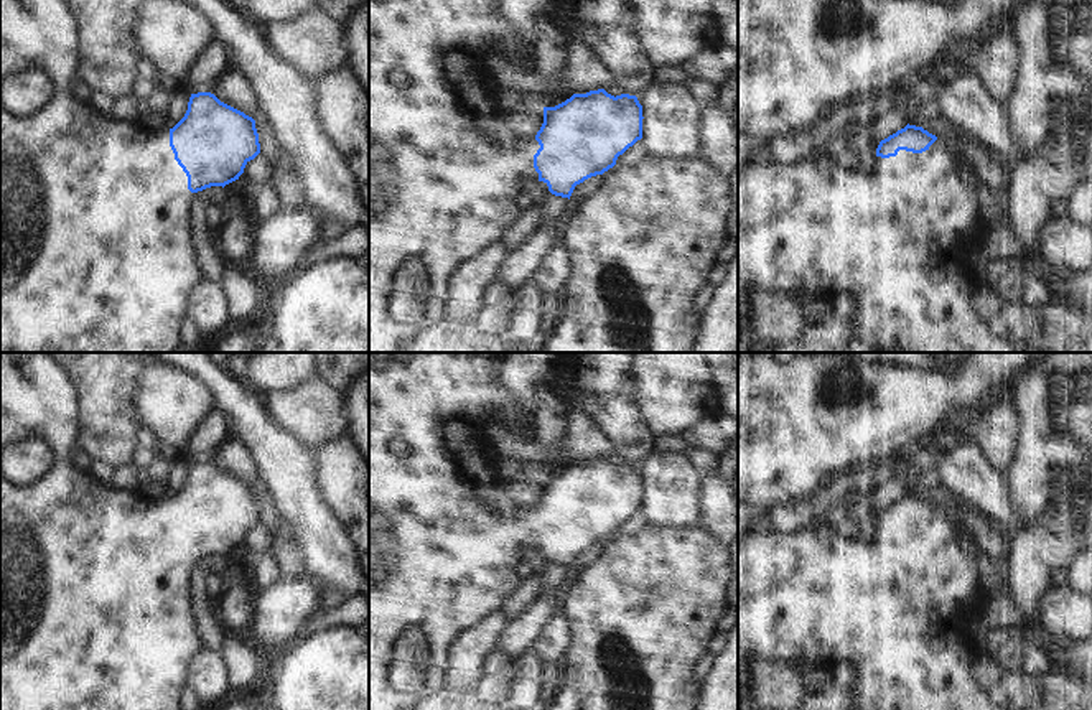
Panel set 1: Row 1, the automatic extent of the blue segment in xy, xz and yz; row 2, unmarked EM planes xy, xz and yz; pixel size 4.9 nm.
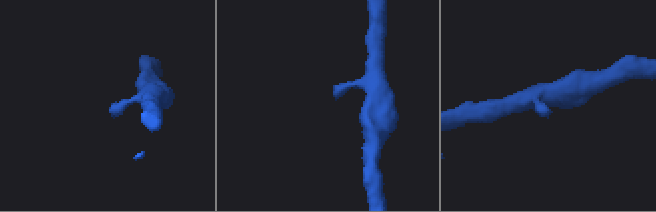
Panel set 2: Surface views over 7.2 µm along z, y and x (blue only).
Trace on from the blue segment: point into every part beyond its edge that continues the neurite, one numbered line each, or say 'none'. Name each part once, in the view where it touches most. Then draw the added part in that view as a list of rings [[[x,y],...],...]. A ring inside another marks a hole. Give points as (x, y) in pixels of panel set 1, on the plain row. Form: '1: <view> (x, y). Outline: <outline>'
1: xy (94, 582). Outline: [[[0,353],[0,450],[25,438],[41,440],[53,453],[49,469],[33,484],[12,484],[0,469],[0,710],[178,710],[178,695],[186,677],[184,664],[198,649],[191,618],[189,573],[194,562],[175,529],[170,499],[148,501],[140,493],[115,489],[71,466],[69,453],[79,433],[76,387],[69,374],[48,353]]]

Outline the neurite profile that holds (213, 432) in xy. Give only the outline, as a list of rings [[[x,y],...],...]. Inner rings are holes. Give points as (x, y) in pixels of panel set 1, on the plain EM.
[[[217,407],[198,427],[184,446],[184,458],[191,463],[211,461],[212,453],[229,438],[227,417]]]

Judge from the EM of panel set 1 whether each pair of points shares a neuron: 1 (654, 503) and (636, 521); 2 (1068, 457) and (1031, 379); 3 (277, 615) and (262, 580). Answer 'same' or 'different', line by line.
1: different
2: same
3: different

